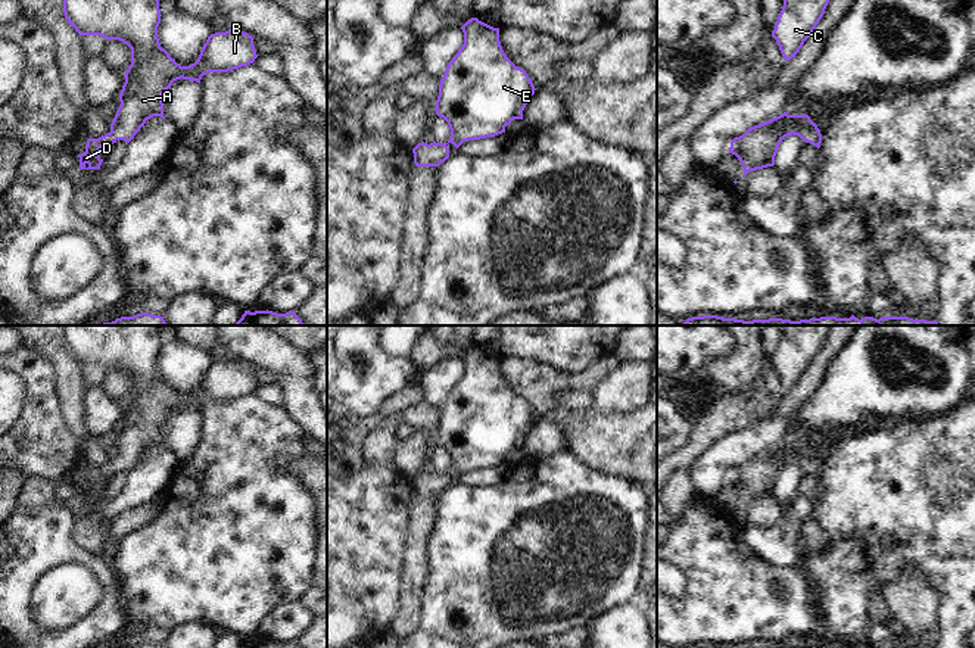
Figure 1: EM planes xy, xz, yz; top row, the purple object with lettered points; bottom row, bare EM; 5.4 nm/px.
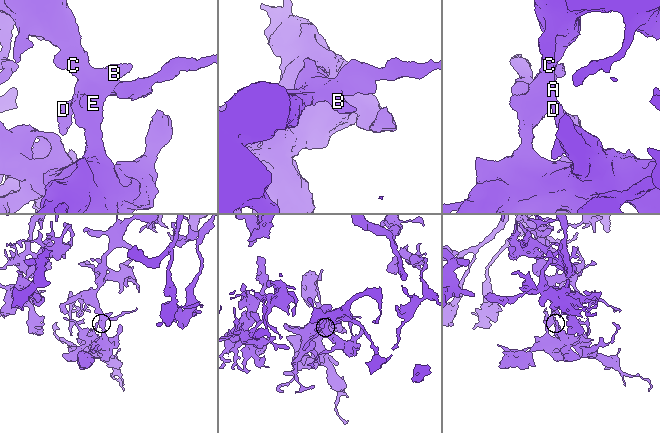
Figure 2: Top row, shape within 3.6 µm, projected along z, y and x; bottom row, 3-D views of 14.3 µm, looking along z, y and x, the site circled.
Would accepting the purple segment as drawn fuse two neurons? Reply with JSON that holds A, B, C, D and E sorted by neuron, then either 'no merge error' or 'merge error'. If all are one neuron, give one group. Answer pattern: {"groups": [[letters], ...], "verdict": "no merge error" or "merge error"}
{"groups": [["A", "B", "C", "D", "E"]], "verdict": "no merge error"}

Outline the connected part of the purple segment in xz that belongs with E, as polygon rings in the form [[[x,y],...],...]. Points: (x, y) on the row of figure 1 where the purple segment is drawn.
[[[477,18],[462,27],[464,44],[448,63],[439,84],[436,115],[443,118],[451,130],[446,143],[418,143],[414,149],[415,166],[439,166],[449,158],[448,143],[457,149],[468,140],[495,137],[505,133],[514,119],[523,119],[523,110],[535,94],[535,85],[524,69],[515,66],[504,53],[499,41],[499,28],[493,28]]]

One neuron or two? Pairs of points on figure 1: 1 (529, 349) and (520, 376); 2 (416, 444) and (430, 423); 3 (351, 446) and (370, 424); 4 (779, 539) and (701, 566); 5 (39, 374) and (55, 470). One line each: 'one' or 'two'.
1: two
2: two
3: one
4: two
5: one

